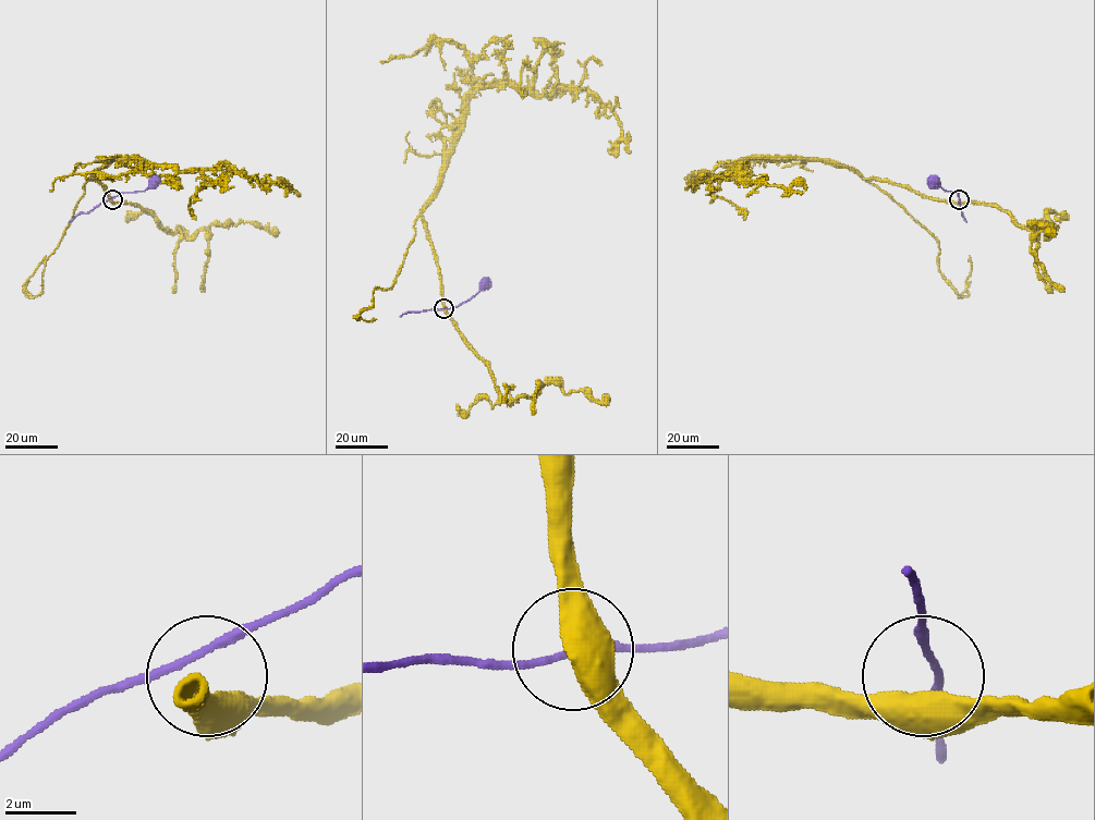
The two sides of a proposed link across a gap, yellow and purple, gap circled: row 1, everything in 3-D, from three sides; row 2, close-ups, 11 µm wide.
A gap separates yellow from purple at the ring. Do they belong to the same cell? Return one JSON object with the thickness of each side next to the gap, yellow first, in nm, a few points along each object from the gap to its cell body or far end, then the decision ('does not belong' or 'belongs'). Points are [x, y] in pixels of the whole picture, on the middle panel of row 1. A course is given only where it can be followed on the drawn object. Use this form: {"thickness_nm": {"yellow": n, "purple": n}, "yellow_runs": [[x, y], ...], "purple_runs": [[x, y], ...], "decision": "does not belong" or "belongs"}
{"thickness_nm": {"yellow": 800, "purple": 220}, "yellow_runs": [[443, 308], [422, 211], [467, 99], [493, 86], [539, 93], [586, 90], [611, 109], [619, 124], [618, 156]], "purple_runs": [[443, 308], [457, 307], [474, 296], [483, 284]], "decision": "belongs"}

